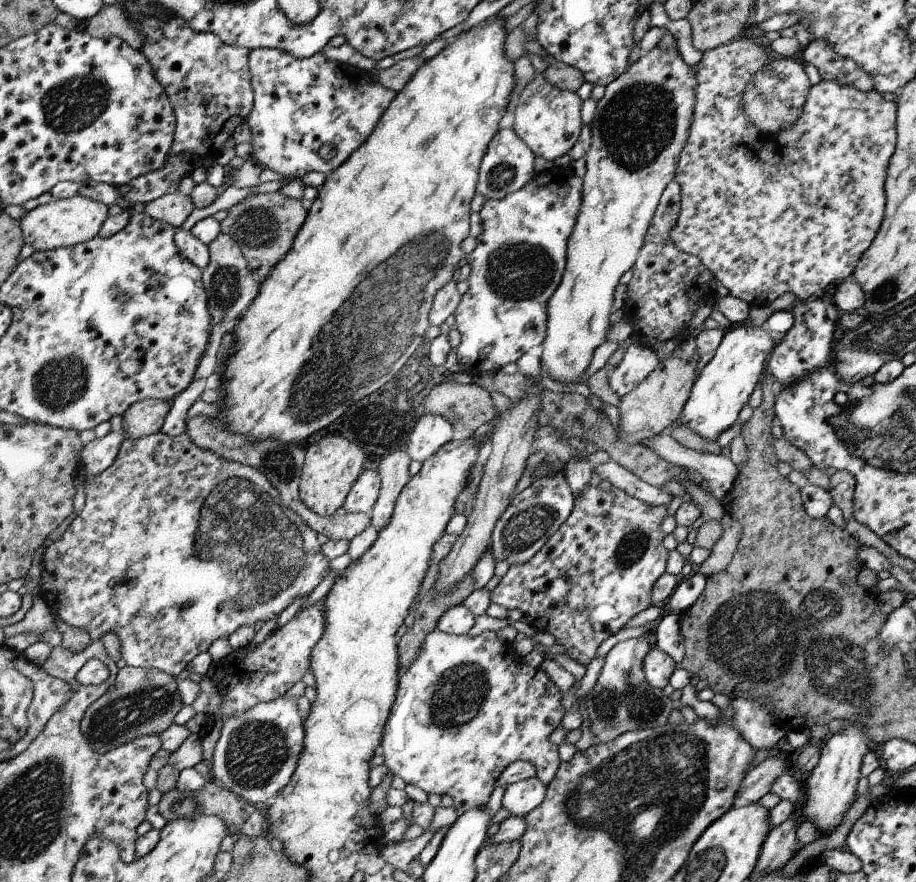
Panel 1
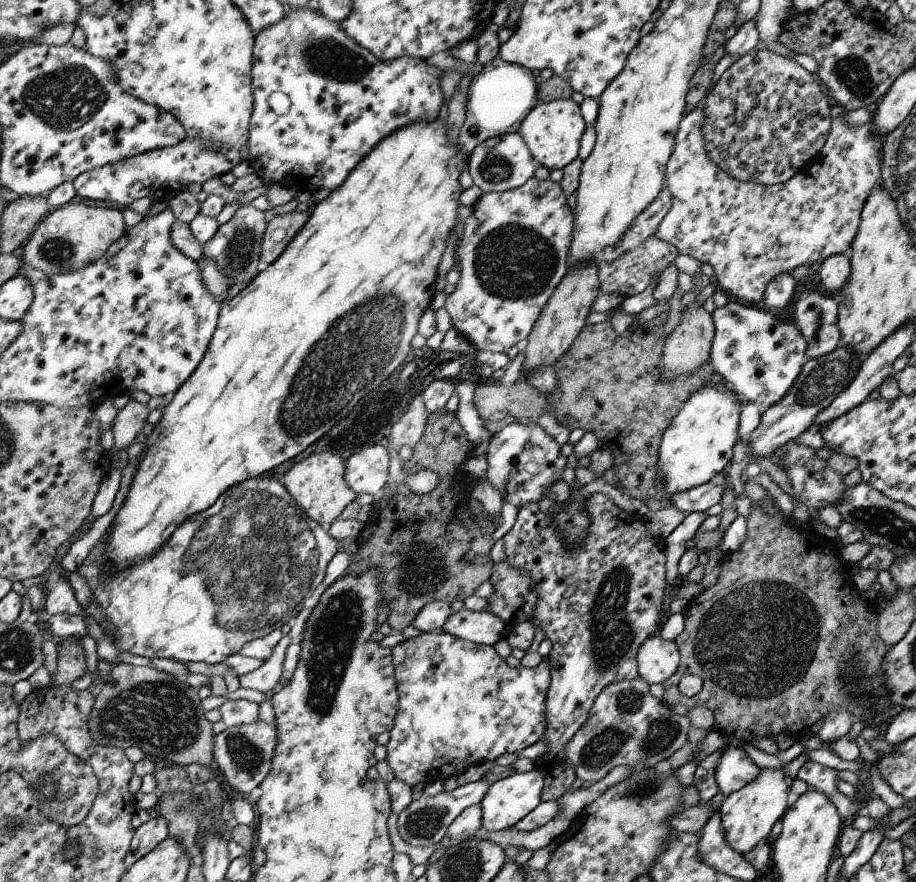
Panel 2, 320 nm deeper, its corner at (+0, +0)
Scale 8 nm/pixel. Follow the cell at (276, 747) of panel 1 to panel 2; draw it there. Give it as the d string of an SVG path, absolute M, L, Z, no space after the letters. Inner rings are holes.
M260 720L252 724L227 727L218 734L214 749L214 762L218 764L227 784L235 791L248 794L259 786L271 771L271 760L277 745L277 730L274 725Z

